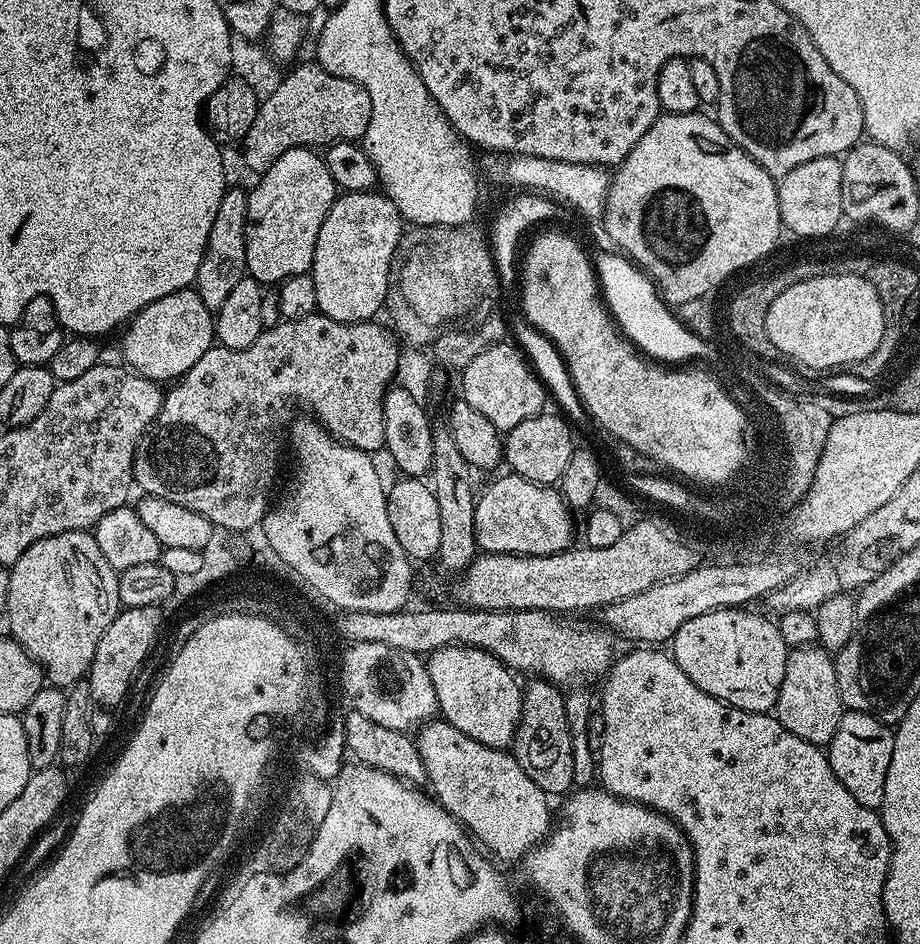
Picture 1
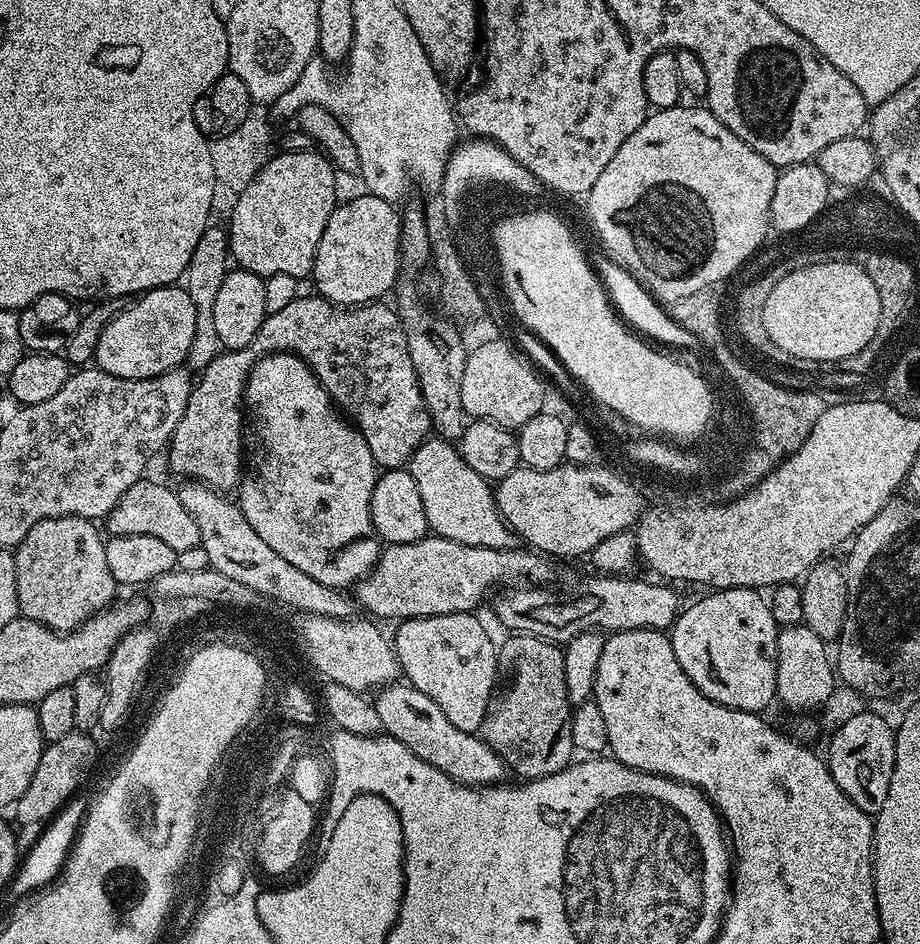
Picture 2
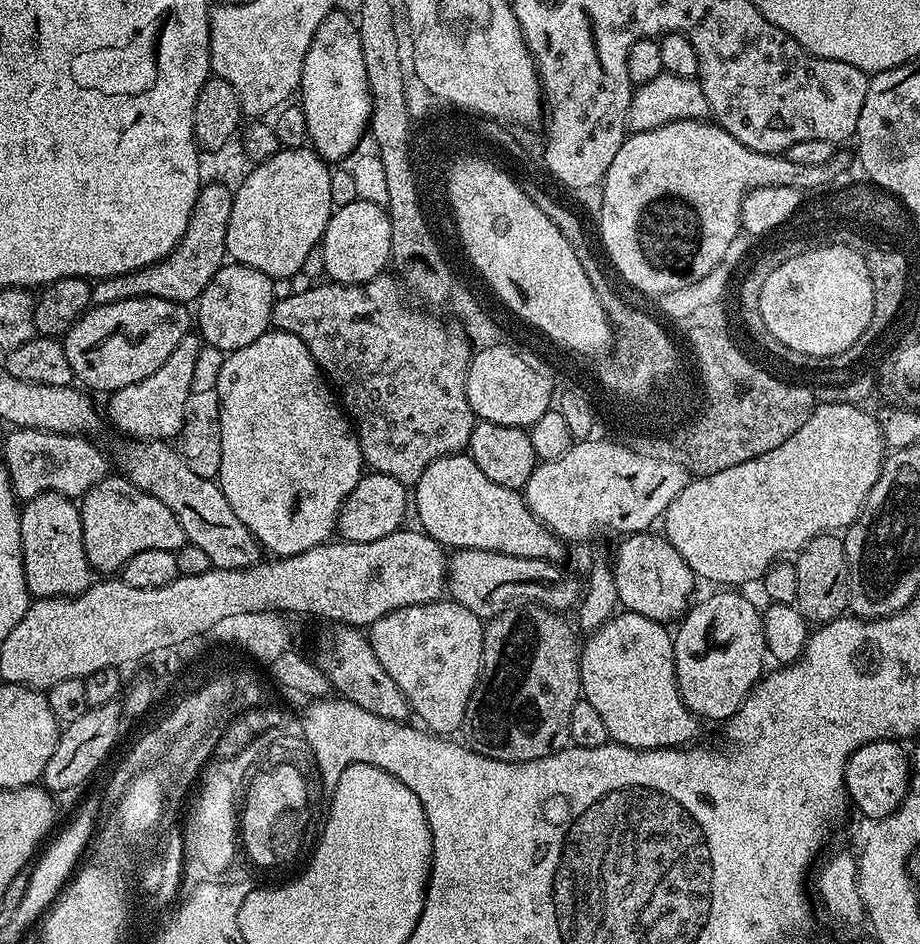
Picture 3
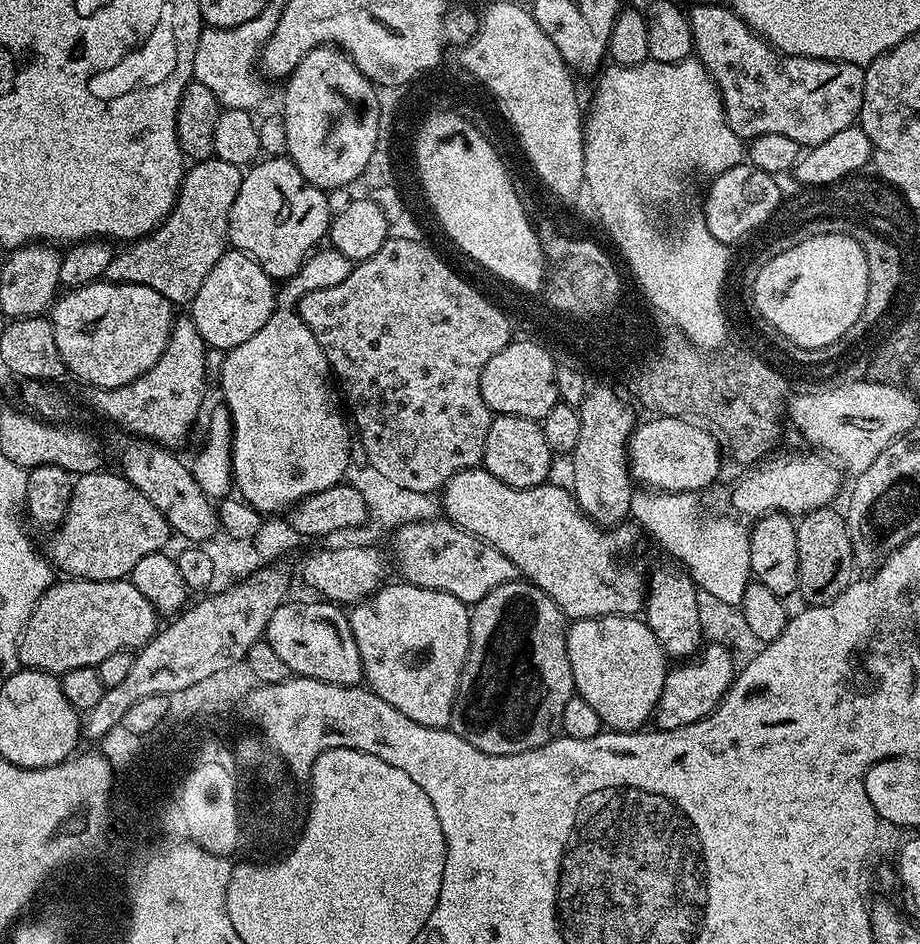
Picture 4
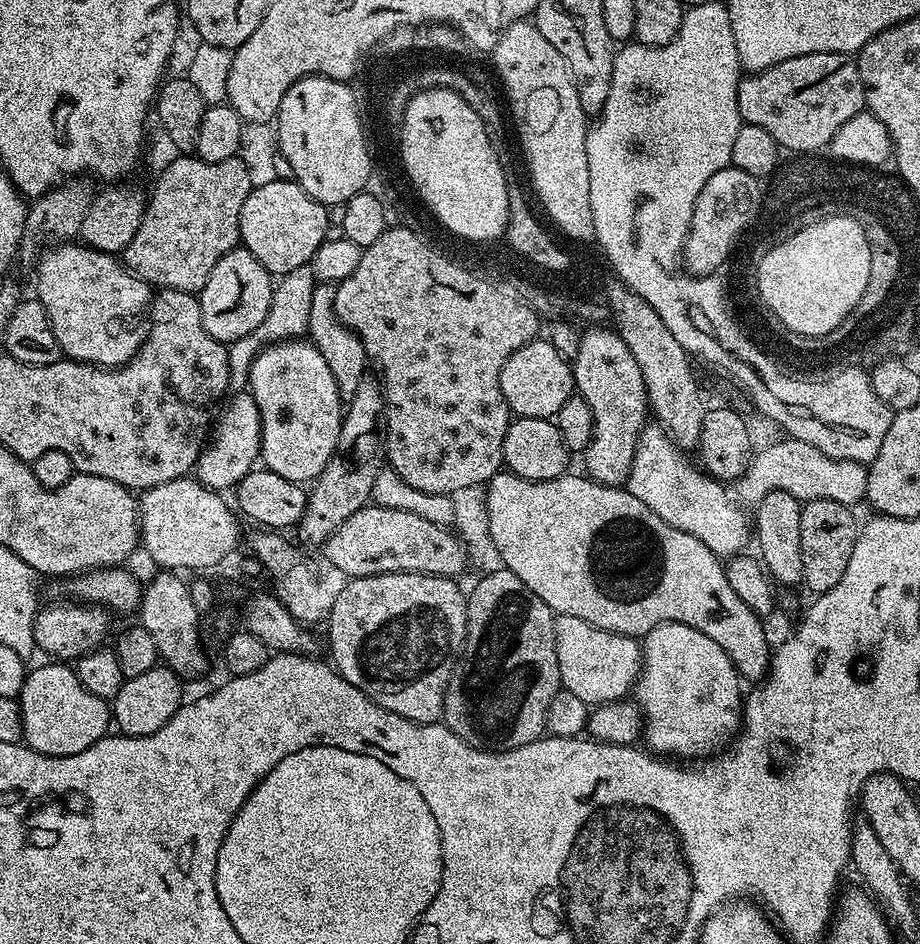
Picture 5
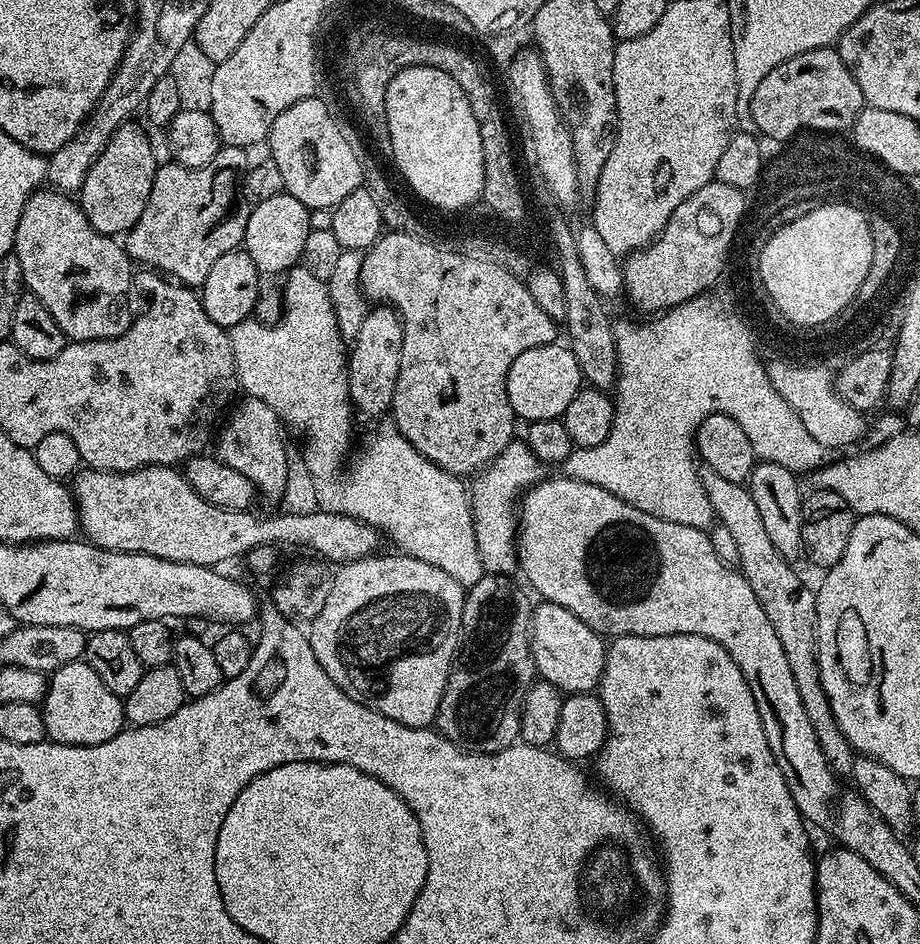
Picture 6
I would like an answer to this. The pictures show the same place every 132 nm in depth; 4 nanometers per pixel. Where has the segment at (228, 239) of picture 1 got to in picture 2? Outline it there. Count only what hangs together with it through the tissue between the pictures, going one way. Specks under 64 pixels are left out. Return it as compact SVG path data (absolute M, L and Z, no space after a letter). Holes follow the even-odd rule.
M209 226L202 234L202 238L198 238L198 246L194 246L194 254L190 254L190 262L182 277L182 287L186 290L186 294L190 294L190 302L194 302L194 314L196 315L194 342L188 351L187 367L203 370L222 351L218 330L214 330L214 301L218 299L218 286L222 286L229 270L227 227Z

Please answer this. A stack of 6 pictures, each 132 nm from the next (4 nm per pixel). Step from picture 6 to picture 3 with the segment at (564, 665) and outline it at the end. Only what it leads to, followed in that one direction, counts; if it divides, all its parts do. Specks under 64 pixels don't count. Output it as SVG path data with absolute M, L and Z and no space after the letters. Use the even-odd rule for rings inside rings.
M627 610L617 611L580 649L580 690L598 710L609 737L627 748L688 746L700 732L701 721L684 705L676 681L674 636L659 620Z

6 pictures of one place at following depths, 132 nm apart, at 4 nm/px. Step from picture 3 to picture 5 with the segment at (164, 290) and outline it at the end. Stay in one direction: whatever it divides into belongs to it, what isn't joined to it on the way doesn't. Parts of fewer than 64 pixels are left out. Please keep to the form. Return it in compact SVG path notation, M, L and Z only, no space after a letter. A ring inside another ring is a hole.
M180 154L175 157L160 172L160 177L156 180L152 192L147 197L144 205L144 217L138 226L138 231L134 233L134 238L130 238L130 246L126 246L122 253L123 263L129 272L133 272L140 280L145 280L153 289L168 288L169 293L173 292L190 292L199 294L206 286L206 278L210 278L210 270L214 270L214 266L218 262L218 258L222 258L222 254L226 254L231 248L240 244L240 215L242 214L242 202L246 202L246 198L251 194L253 186L250 180L250 174L247 172L246 166L240 160L240 157L234 155L226 161L222 162L206 162L195 154Z

